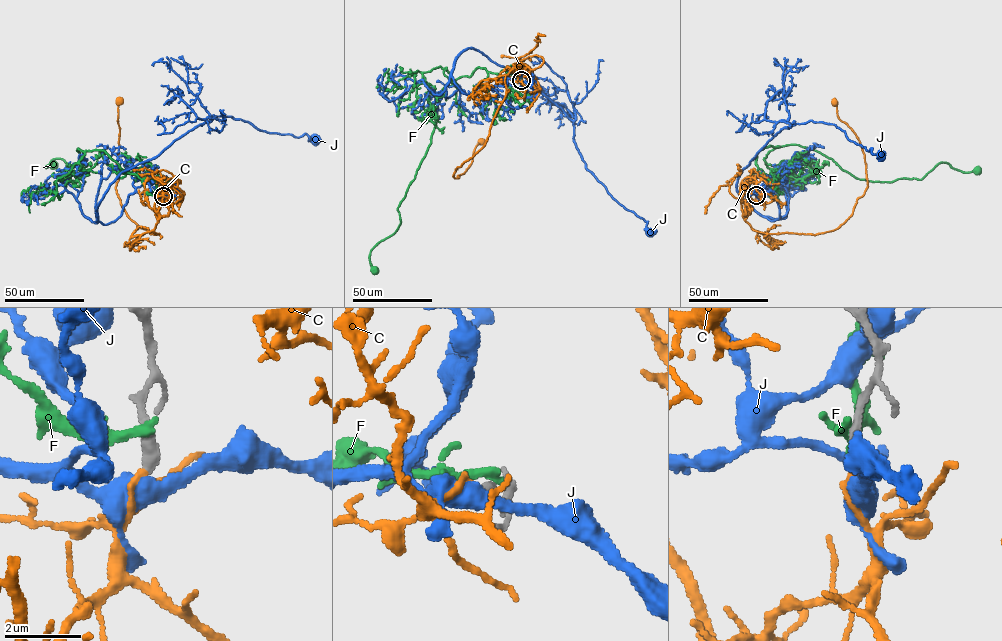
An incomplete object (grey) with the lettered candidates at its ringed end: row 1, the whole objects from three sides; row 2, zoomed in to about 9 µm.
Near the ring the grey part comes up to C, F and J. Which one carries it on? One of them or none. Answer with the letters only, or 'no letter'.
C

